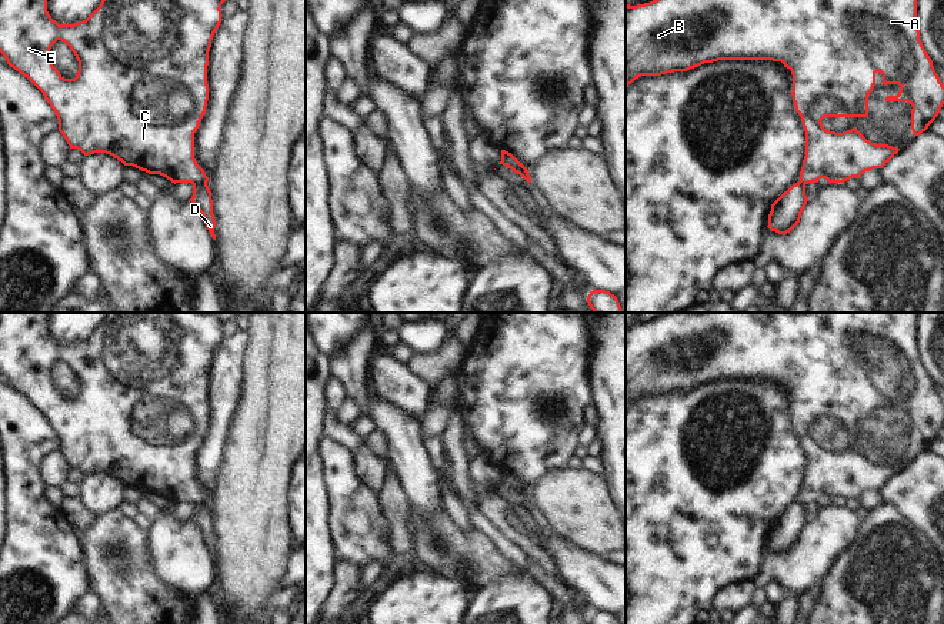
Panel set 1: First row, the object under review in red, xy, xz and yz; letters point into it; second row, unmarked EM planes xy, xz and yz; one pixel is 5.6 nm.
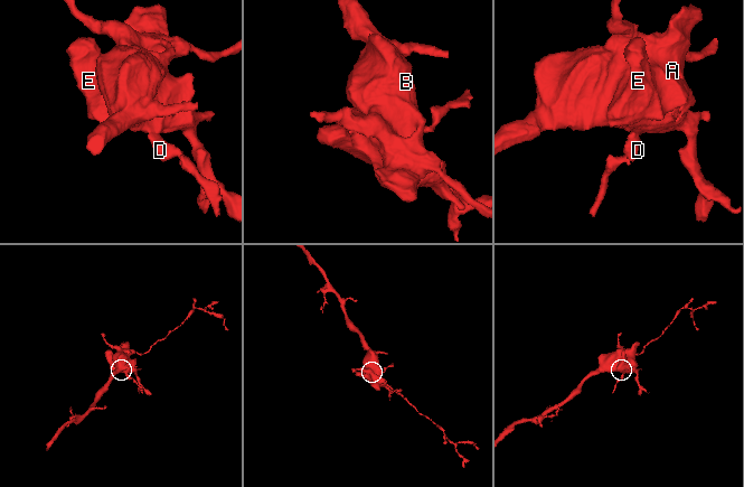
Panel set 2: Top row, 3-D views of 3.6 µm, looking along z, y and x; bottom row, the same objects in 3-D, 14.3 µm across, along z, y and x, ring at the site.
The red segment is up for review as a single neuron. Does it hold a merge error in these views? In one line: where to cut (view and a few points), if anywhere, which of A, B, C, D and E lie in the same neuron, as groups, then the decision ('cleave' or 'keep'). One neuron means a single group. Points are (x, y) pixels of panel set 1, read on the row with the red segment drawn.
cut xz (500, 162), (513, 169), (526, 169); groups A B C E / D; cleave

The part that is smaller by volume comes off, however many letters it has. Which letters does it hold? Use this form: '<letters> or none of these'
D.

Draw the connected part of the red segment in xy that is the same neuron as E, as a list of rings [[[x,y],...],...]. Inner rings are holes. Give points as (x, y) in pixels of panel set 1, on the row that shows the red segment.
[[[0,0],[0,53],[43,93],[70,149],[84,156],[110,154],[124,166],[160,174],[174,184],[207,184],[209,177],[194,158],[194,133],[207,107],[209,51],[223,20],[220,9],[224,1],[101,0],[86,20],[59,24],[47,11],[47,0]],[[57,40],[64,41],[79,61],[74,79],[64,79],[51,63],[50,49]]]

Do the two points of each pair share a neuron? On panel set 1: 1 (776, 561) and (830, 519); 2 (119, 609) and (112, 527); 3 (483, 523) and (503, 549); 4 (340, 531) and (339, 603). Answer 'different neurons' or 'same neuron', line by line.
1: same neuron
2: same neuron
3: same neuron
4: different neurons

